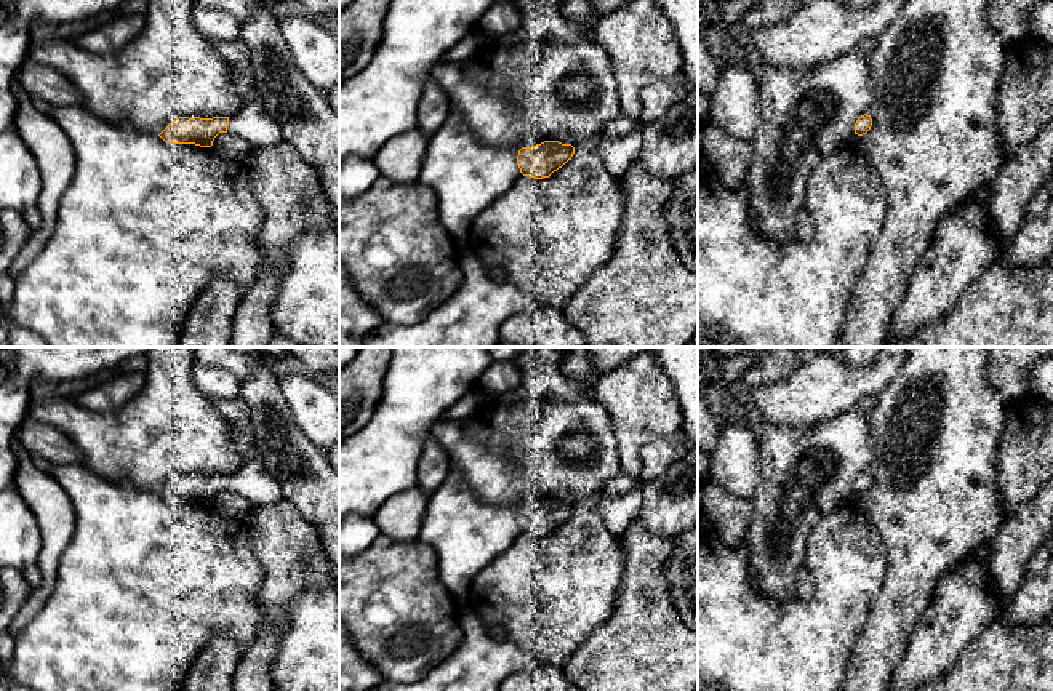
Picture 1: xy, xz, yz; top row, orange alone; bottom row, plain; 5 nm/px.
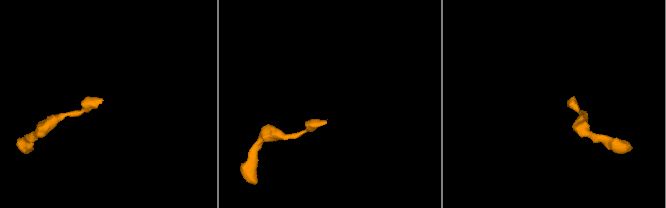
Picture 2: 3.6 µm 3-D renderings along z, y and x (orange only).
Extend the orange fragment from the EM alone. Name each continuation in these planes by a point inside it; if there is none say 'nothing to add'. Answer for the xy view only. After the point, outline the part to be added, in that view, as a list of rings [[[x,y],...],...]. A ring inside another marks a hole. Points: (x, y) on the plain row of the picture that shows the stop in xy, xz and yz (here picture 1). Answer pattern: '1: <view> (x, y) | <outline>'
1: xy (252, 480) | [[[258,454],[229,475],[227,491],[242,494],[253,507],[274,505],[283,501],[280,485],[266,470]]]

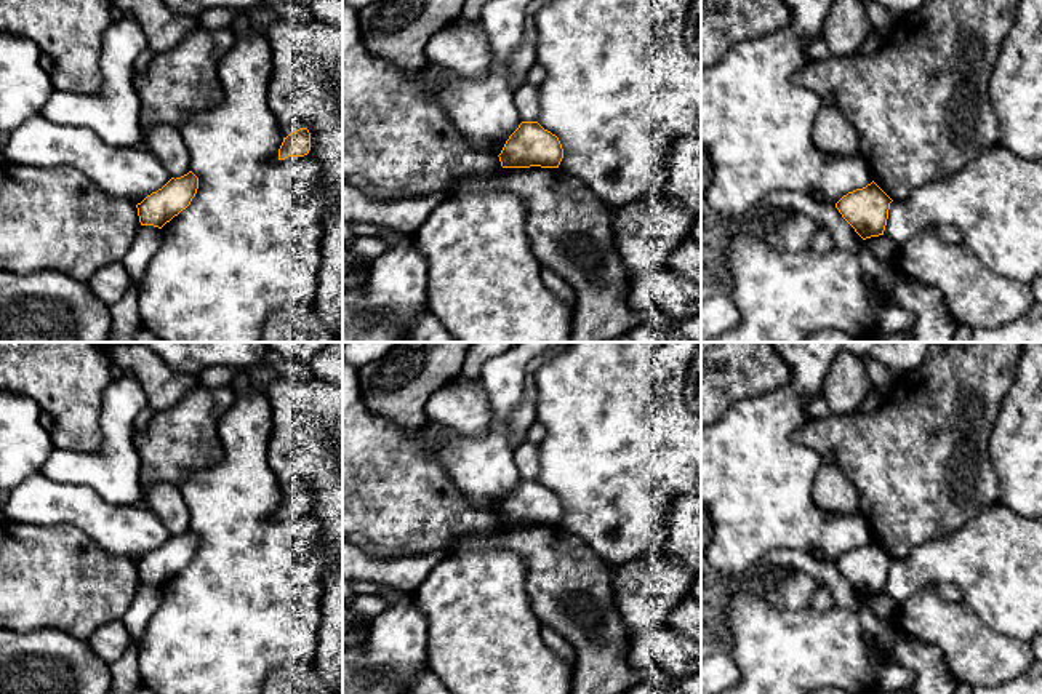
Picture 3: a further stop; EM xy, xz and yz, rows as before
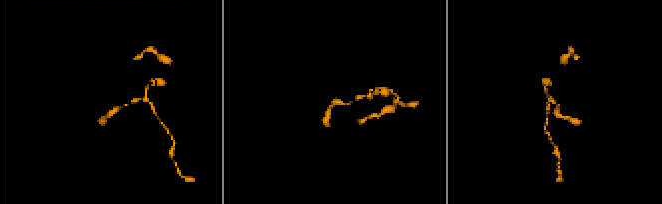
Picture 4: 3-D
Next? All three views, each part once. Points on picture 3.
nothing to add

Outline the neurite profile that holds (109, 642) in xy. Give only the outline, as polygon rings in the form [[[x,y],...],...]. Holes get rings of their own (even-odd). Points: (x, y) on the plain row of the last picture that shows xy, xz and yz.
[[[0,523],[0,627],[27,633],[56,628],[86,641],[106,662],[118,660],[130,632],[122,617],[141,585],[138,566],[125,556],[99,548],[70,524],[35,526]]]

